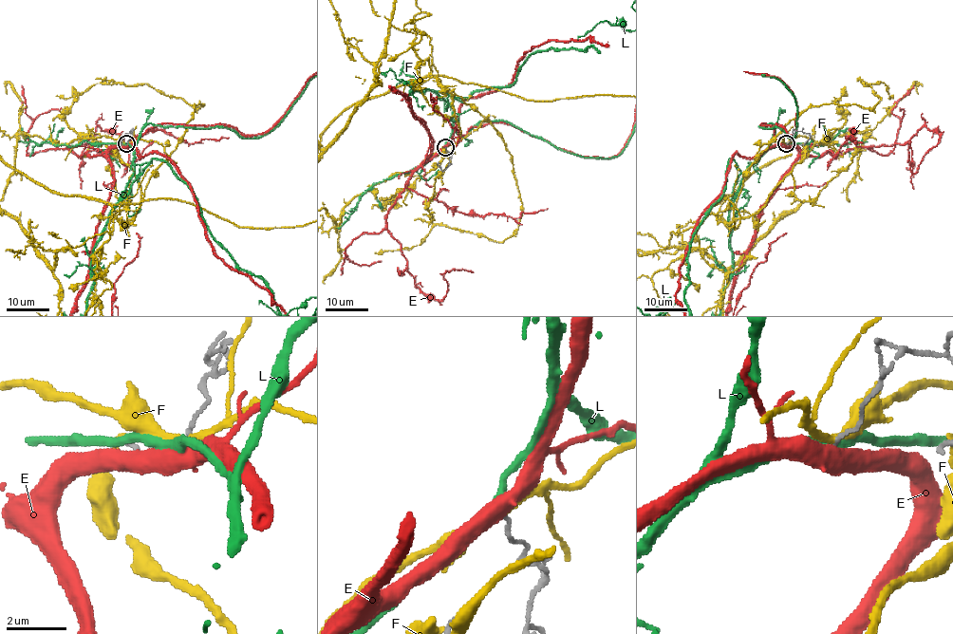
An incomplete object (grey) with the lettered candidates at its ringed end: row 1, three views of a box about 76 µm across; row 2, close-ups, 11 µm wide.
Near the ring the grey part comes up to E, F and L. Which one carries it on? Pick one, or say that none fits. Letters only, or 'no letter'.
L

